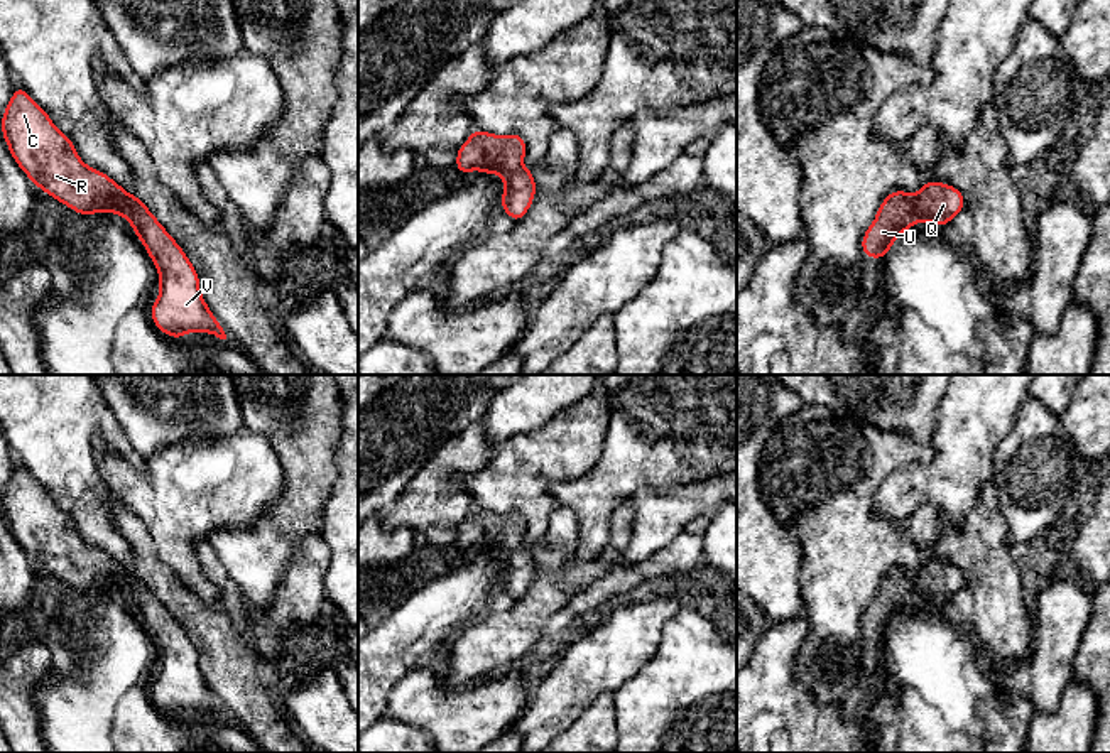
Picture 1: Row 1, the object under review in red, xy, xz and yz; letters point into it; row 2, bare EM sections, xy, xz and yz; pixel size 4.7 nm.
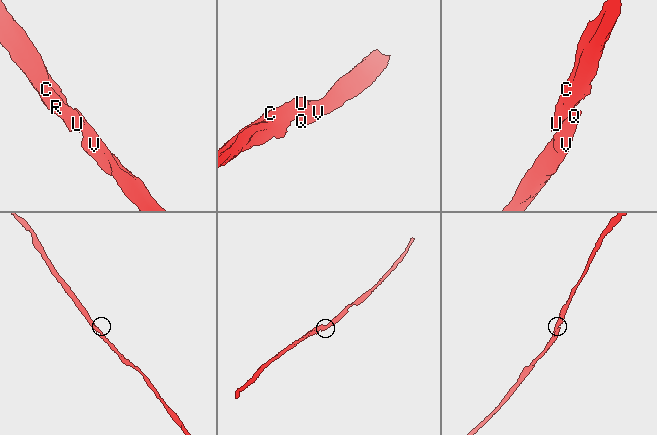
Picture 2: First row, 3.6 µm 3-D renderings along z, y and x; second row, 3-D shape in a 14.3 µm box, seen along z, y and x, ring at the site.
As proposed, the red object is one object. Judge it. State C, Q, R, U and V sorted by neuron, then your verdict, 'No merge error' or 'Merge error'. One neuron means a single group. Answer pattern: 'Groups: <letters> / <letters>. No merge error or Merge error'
Groups: C Q R U V. No merge error

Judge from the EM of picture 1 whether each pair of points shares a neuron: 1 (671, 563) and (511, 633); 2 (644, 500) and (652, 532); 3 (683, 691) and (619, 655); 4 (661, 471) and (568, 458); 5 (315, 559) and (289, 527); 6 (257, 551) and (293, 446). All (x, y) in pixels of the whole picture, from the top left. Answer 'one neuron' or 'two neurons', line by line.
1: two neurons
2: one neuron
3: two neurons
4: two neurons
5: two neurons
6: one neuron

